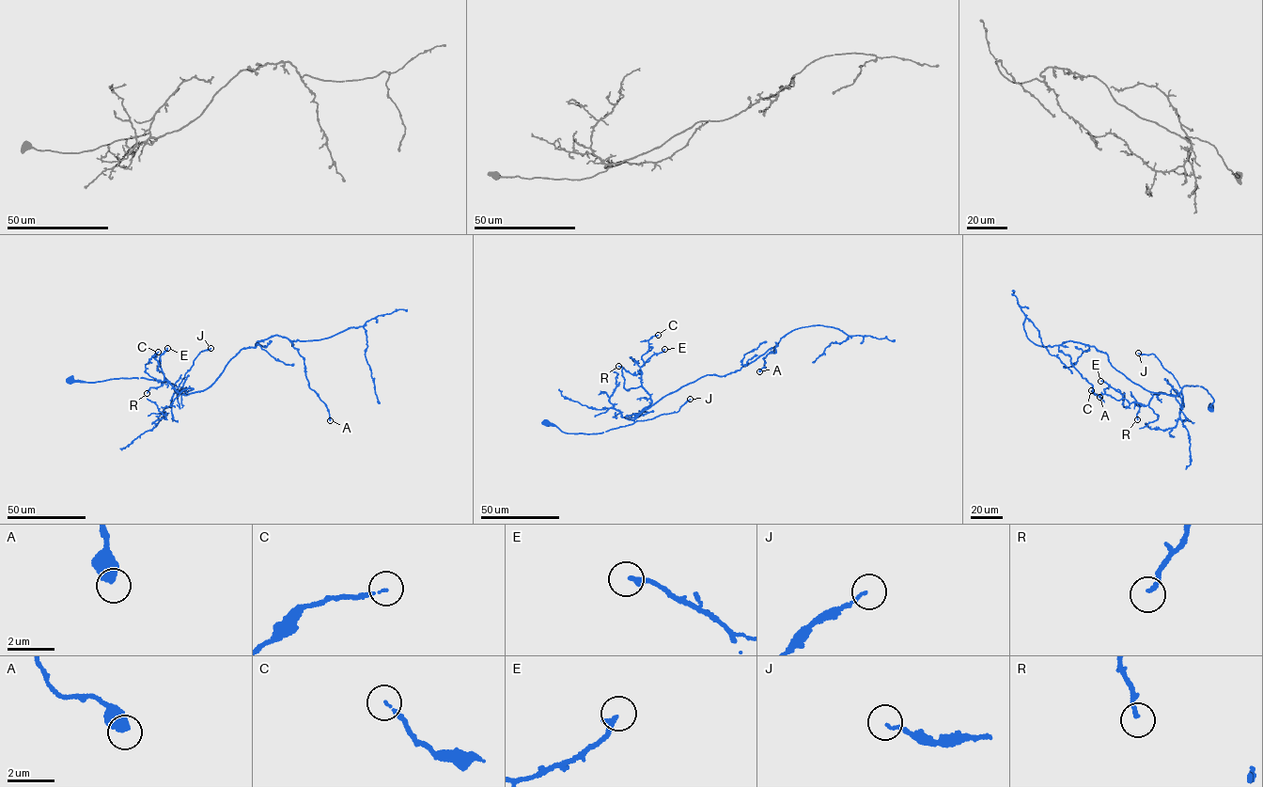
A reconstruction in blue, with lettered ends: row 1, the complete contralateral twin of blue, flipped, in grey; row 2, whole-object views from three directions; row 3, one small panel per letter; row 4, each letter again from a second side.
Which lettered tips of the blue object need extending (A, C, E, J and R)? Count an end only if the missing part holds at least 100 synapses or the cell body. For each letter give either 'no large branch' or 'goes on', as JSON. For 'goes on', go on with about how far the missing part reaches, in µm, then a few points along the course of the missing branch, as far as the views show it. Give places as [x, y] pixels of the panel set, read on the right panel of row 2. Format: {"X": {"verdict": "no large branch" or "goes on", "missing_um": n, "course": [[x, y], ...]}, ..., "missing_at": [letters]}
{"A": {"verdict": "no large branch"}, "C": {"verdict": "no large branch"}, "E": {"verdict": "no large branch"}, "J": {"verdict": "no large branch"}, "R": {"verdict": "no large branch"}, "missing_at": []}

